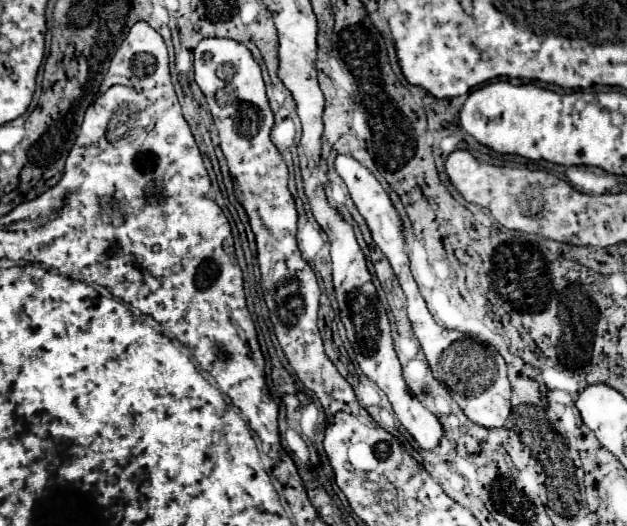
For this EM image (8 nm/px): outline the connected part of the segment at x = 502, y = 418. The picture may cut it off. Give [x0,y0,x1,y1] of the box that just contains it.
[454,347,510,427]

